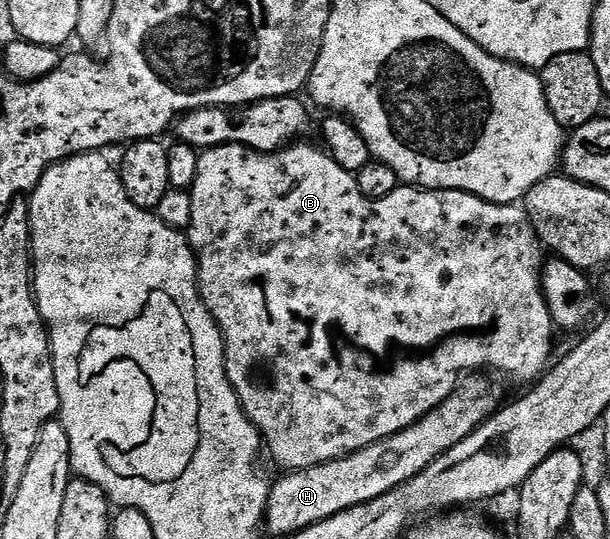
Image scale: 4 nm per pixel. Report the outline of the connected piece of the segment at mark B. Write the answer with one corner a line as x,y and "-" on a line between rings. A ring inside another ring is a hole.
296,141
273,152
255,151
253,148
245,147
239,143
227,143
221,144
220,147
206,148
199,156
197,177
193,181
191,188
189,188
192,213
189,225
185,229
187,241
191,244
191,249
195,252
197,260
199,295
203,298
203,304
210,309
211,316
215,318
215,324
219,327
219,332
223,334
227,376
237,393
240,405
243,406
243,412
251,420
251,424
256,431
259,432
266,450
267,447
271,450
272,461
277,466
283,467
279,469
284,472
309,469
313,465
321,465
346,455
352,455
355,451
365,449
393,433
403,431
409,425
416,423
421,417
429,414
437,405
441,405
446,401
455,392
456,387
459,386
461,376
464,373
504,371
509,378
516,379
519,383
534,384
548,370
549,364
552,362
551,331
553,332
553,324
551,322
551,310
547,307
547,302
543,296
543,286
541,285
545,251
533,229
531,218
527,216
526,210
522,206
513,203
490,203
481,197
469,194
468,191
429,191
422,187
412,187
410,185
399,186
396,191
389,193
389,197
370,199
365,197
365,193
361,193
361,189
357,189
357,181
352,172
341,169
341,165
337,165
337,161
333,161
333,157
327,154
326,150
319,148
318,151
317,148
310,147
309,144
310,142
307,141

